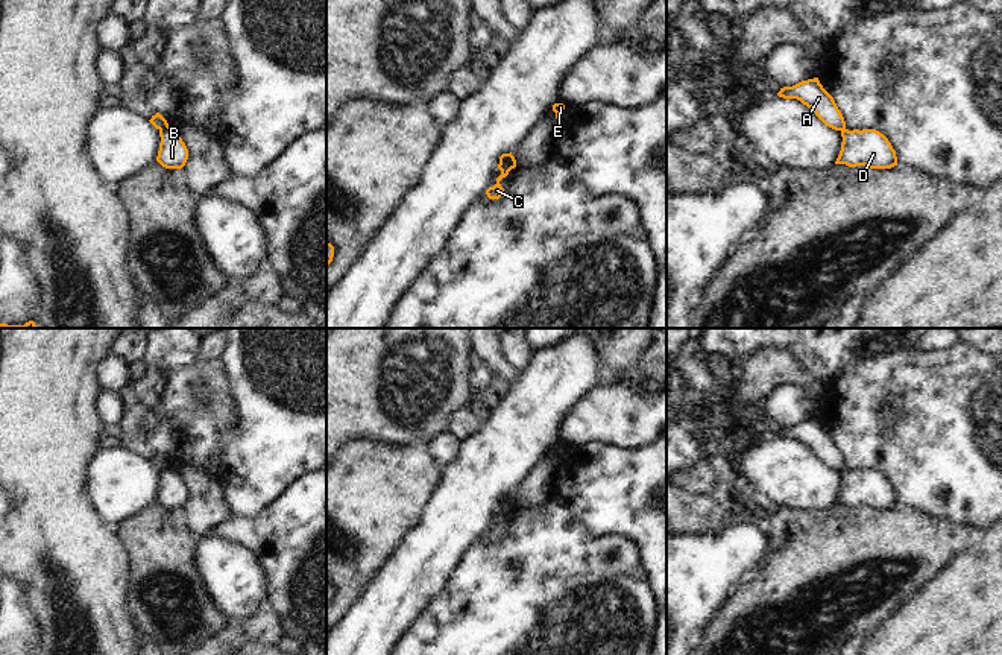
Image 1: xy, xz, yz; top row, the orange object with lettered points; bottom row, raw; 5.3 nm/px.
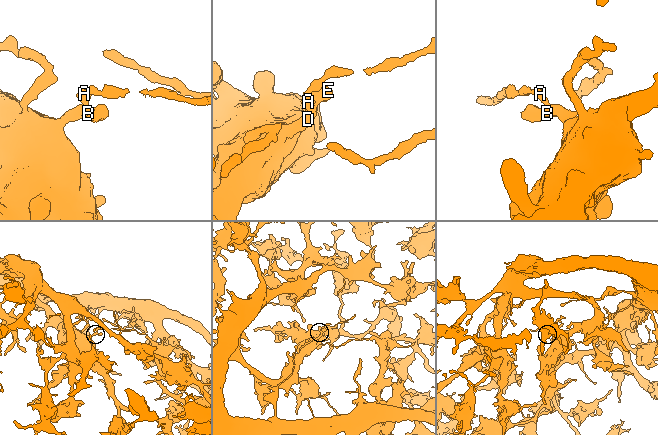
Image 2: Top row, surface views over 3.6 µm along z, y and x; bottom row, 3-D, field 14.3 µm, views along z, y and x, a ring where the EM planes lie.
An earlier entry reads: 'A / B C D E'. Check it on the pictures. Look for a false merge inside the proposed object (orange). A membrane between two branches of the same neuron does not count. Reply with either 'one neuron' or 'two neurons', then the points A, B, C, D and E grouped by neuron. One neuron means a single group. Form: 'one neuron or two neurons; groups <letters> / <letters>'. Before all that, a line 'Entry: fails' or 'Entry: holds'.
Entry: holds
two neurons; groups A / B C D E

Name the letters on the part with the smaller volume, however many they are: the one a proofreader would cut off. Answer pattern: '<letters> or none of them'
A

